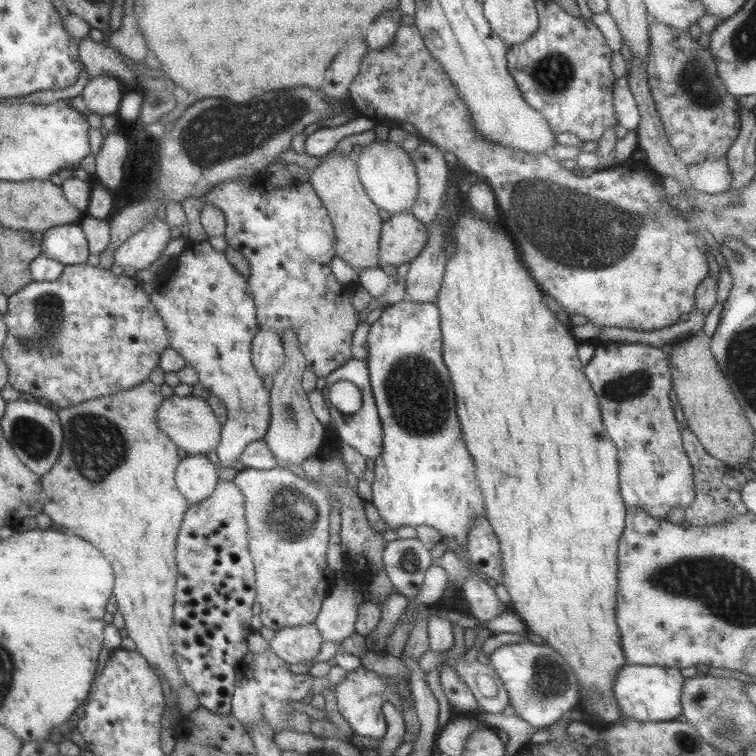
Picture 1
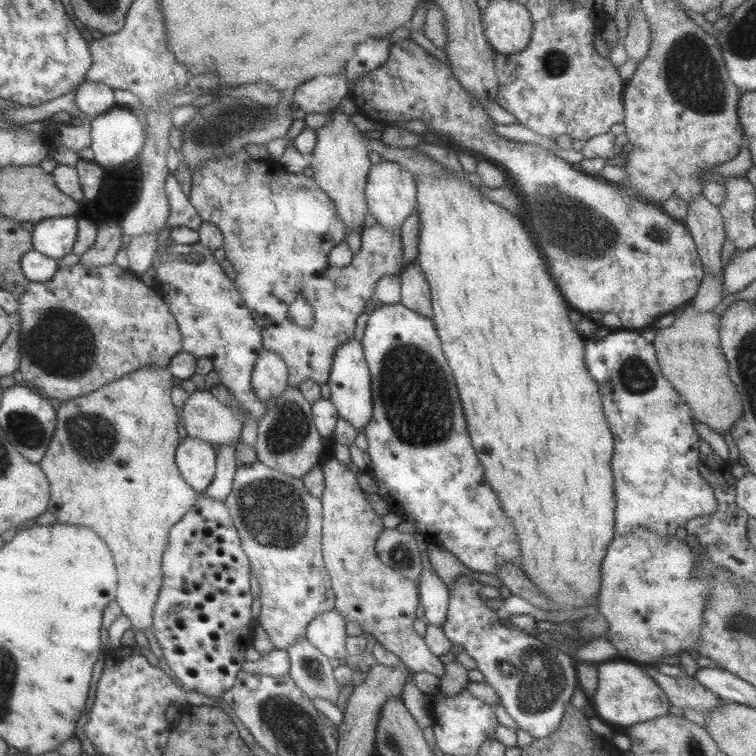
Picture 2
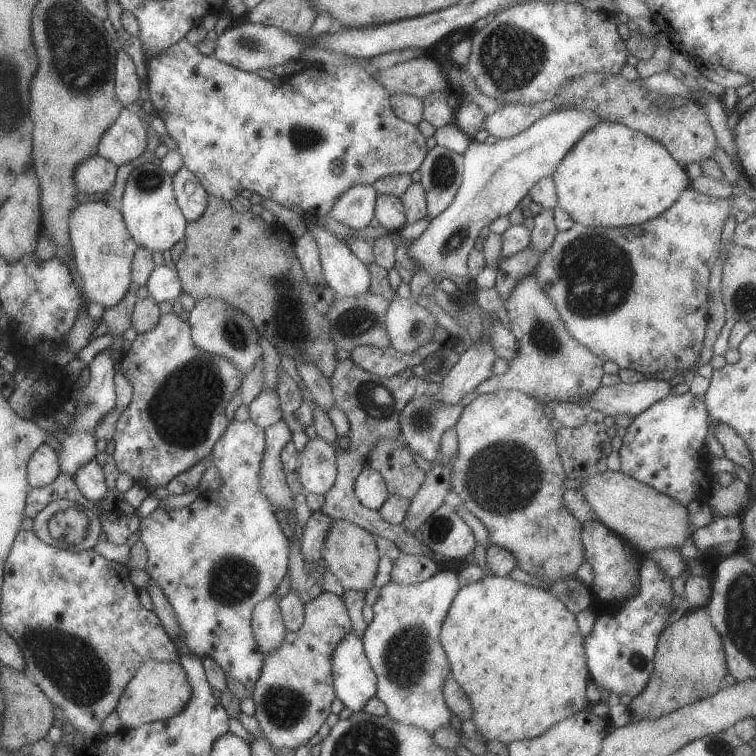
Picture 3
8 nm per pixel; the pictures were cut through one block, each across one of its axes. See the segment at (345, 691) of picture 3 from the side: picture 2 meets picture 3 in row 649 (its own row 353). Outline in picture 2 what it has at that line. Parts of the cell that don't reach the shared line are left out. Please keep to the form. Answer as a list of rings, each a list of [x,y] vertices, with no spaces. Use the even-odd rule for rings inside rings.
[[[355,338],[347,340],[345,344],[335,348],[333,362],[331,363],[329,378],[326,382],[329,387],[329,400],[336,408],[338,419],[344,419],[357,432],[363,428],[371,419],[372,398],[370,389],[370,372],[365,362],[361,343]]]

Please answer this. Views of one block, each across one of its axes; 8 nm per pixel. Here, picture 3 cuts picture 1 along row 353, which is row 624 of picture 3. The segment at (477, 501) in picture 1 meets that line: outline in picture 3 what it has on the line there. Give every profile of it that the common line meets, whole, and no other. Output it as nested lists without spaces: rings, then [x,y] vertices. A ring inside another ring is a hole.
[[[451,570],[436,571],[417,584],[402,585],[390,580],[380,587],[372,605],[372,620],[366,624],[361,636],[367,662],[376,678],[374,695],[385,705],[385,716],[399,724],[425,730],[431,736],[443,726],[456,725],[454,715],[443,700],[443,682],[451,678],[451,670],[439,637],[443,619],[459,589],[458,576]]]

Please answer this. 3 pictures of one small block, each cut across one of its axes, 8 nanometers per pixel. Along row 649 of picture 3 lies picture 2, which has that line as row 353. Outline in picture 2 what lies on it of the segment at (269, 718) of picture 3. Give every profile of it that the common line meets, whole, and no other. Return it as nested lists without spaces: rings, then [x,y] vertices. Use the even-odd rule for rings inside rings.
[[[245,150],[229,158],[210,161],[200,170],[193,171],[192,186],[187,197],[200,220],[215,225],[221,231],[225,259],[237,274],[234,286],[260,330],[262,347],[285,361],[287,384],[298,387],[305,379],[317,384],[326,383],[335,348],[354,338],[355,318],[363,313],[366,302],[373,301],[376,283],[383,276],[399,276],[405,267],[401,257],[399,228],[387,229],[379,223],[363,227],[360,248],[351,256],[351,262],[343,268],[331,266],[327,254],[333,246],[345,242],[347,234],[335,213],[332,200],[317,187],[312,178],[301,173],[286,172],[275,160],[253,159]],[[295,297],[303,298],[313,310],[313,319],[307,328],[297,327],[287,317],[287,308]]]

